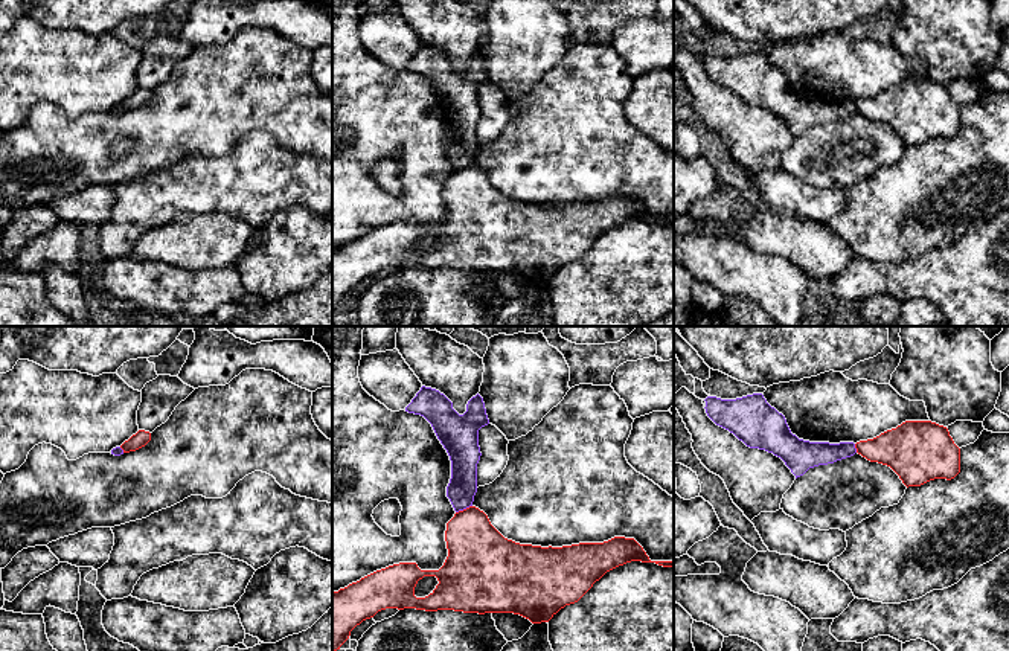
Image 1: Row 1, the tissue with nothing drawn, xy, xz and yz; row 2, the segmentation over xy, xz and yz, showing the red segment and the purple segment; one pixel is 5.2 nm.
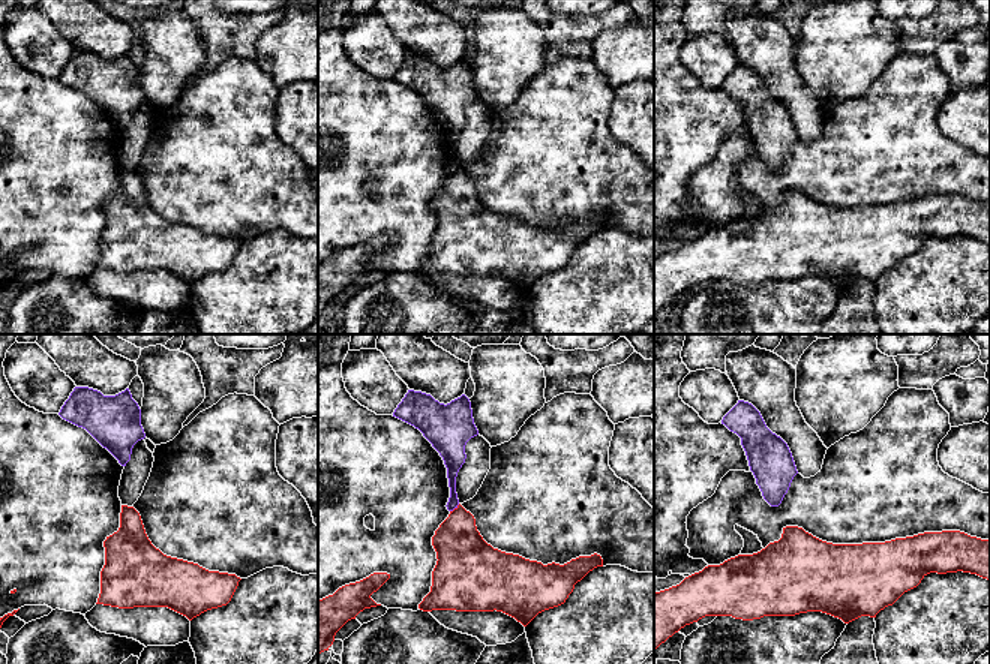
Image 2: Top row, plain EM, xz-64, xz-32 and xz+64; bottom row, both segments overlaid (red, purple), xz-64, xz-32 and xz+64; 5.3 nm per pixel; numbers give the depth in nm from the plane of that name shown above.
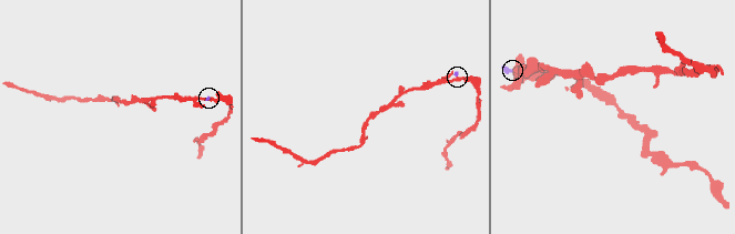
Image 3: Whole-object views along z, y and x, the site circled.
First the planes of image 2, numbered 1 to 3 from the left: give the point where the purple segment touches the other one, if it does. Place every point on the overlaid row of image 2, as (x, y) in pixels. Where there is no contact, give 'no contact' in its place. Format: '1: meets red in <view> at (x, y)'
1: no contact
2: meets red in xz-32 at (455, 508)
3: no contact

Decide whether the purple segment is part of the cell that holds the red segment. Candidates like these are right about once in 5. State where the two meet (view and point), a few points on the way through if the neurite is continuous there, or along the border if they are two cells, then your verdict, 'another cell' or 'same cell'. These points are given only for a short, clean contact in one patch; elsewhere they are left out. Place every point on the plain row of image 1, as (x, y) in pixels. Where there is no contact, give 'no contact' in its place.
contact xz (464, 168); border xz (471, 163), (456, 171); another cell

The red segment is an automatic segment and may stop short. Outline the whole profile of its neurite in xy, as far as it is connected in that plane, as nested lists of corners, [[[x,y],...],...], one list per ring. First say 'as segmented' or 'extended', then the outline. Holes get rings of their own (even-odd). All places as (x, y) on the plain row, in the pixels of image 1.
as segmented | [[[139,88],[136,93],[133,93],[128,99],[125,99],[120,107],[123,111],[136,110],[142,105],[145,105],[151,99],[151,91],[145,88]]]

